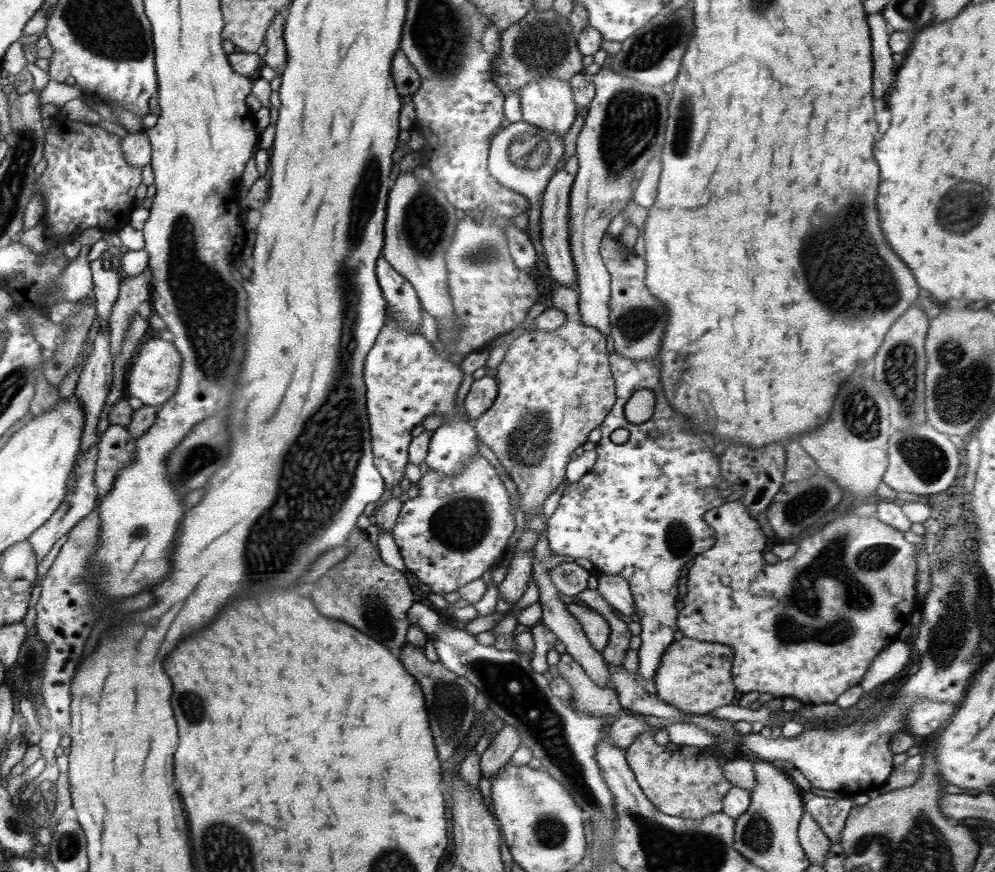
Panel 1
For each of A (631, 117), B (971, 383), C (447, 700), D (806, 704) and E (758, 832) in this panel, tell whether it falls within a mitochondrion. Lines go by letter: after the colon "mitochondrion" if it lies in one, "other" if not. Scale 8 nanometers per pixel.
A: mitochondrion
B: mitochondrion
C: mitochondrion
D: other
E: mitochondrion

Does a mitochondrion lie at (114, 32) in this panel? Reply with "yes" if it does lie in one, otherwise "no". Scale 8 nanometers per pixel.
yes

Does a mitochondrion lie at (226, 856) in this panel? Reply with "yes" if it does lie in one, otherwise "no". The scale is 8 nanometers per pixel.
yes

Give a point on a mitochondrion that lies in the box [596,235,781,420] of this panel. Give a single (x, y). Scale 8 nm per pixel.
(634, 323)

